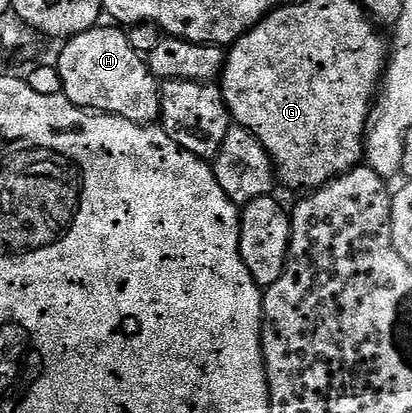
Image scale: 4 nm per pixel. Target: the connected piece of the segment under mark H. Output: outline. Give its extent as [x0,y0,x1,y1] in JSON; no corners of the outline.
[56,24,162,126]

